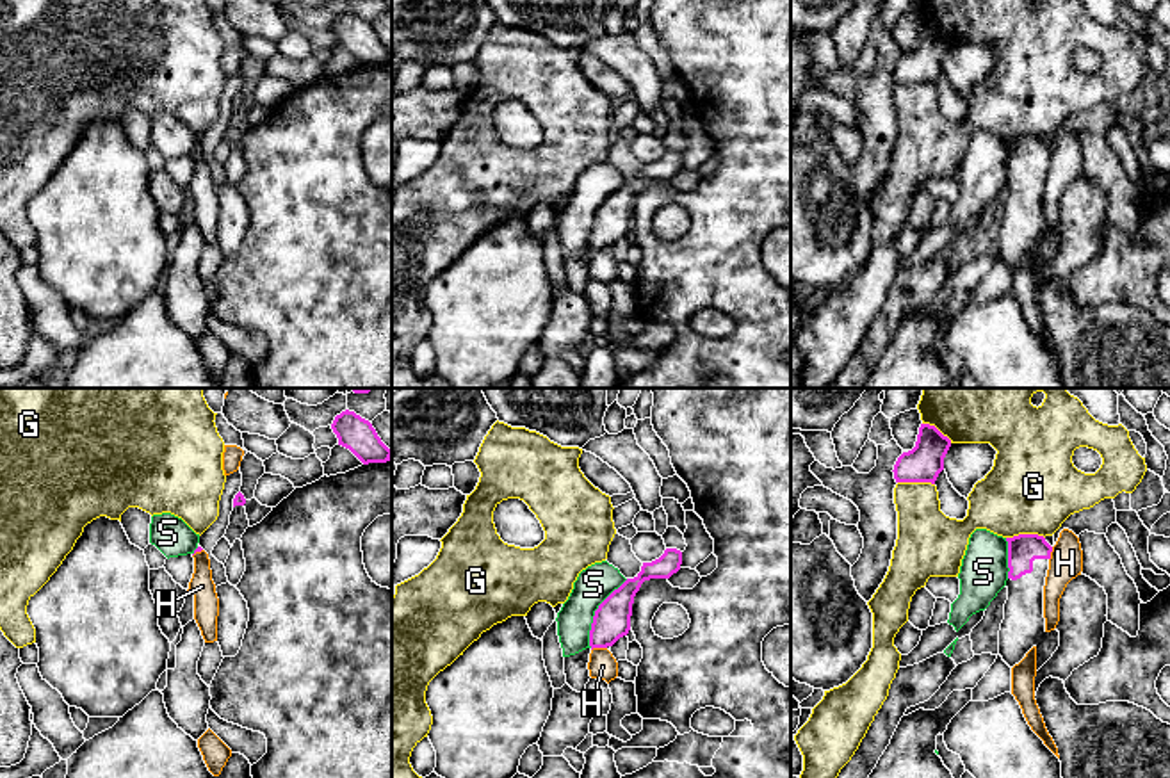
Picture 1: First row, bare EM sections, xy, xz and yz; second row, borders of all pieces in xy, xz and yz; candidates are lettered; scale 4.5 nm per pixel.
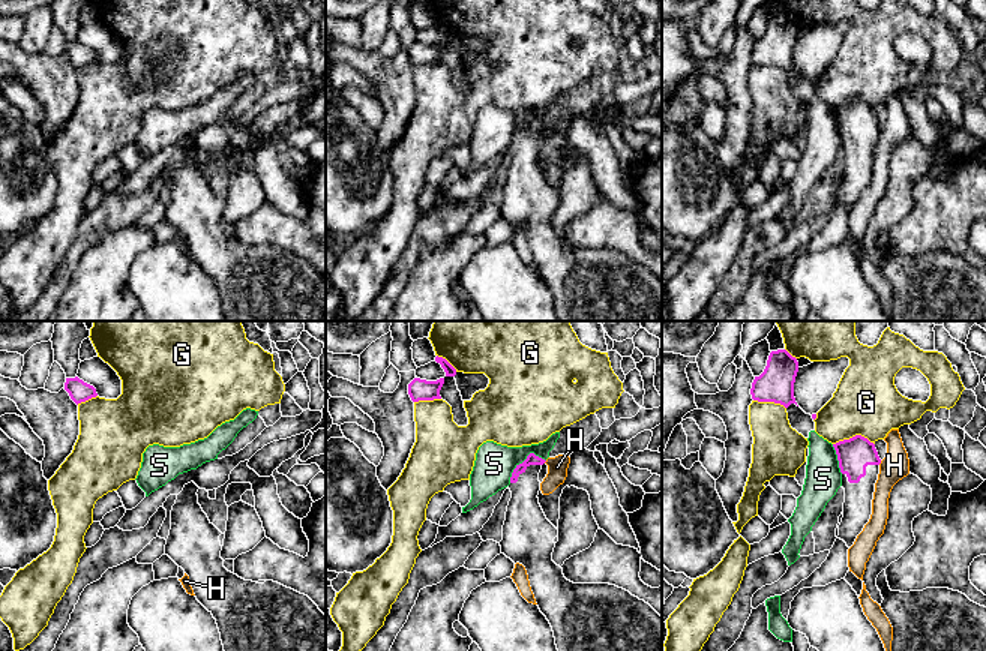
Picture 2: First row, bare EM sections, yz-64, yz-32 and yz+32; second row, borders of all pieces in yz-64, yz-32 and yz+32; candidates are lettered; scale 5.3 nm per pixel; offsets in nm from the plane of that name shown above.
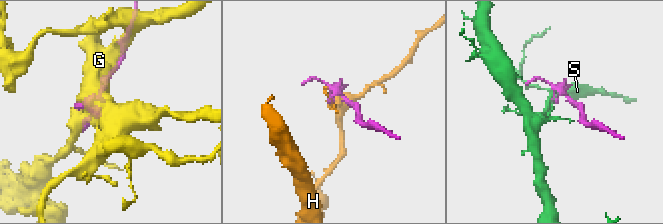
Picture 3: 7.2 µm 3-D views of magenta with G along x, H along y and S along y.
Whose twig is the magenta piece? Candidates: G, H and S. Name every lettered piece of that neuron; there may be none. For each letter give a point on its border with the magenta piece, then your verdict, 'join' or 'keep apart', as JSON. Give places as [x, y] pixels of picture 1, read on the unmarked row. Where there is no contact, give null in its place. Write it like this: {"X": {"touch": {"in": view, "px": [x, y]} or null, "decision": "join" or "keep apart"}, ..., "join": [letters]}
{"G": {"touch": {"in": "yz", "px": [1024, 136]}, "decision": "keep apart"}, "H": {"touch": {"in": "xz", "px": [599, 248]}, "decision": "keep apart"}, "S": {"touch": {"in": "xz", "px": [595, 214]}, "decision": "keep apart"}, "join": []}

